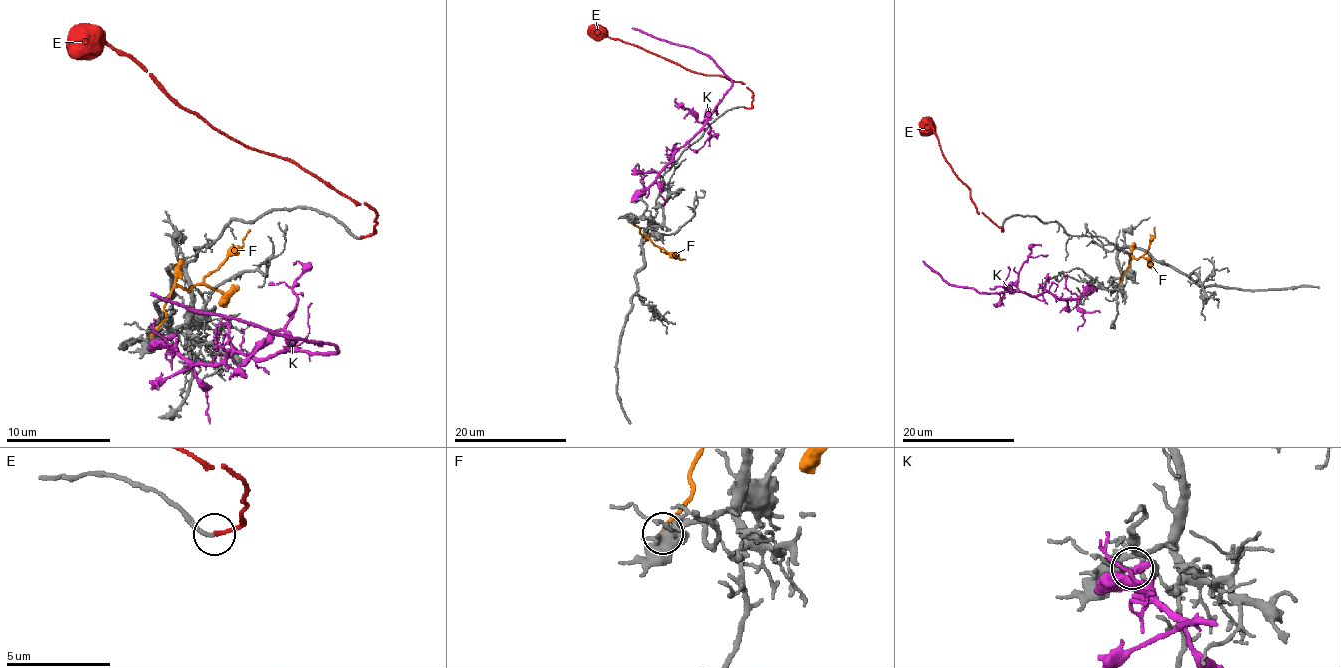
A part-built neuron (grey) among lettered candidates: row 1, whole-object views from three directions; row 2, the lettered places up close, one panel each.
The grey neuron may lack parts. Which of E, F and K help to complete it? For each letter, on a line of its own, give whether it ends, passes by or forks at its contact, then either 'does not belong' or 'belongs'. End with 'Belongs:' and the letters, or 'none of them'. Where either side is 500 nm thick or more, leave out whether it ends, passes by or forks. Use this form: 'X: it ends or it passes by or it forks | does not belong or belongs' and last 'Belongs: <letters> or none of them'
E: it ends | belongs
F: does not belong
K: it passes by | does not belong
Belongs: E

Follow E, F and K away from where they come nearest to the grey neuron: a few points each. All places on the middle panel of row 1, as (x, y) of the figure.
E: (745, 107), (752, 107), (753, 93), (745, 84), (723, 76), (700, 74), (620, 39), (594, 35), (589, 31)
F: (632, 223), (663, 251), (686, 260)
K: (641, 194), (674, 153), (702, 126), (732, 81), (708, 56), (632, 28)

